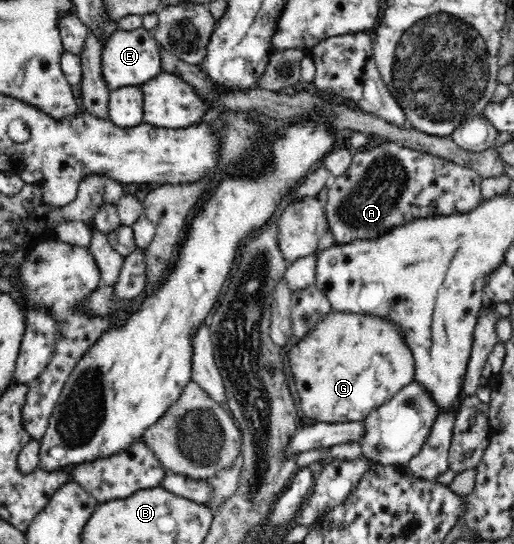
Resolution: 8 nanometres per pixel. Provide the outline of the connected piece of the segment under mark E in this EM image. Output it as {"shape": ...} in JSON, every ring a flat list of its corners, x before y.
{"shape":[[143,26,132,30,132,32,116,30,108,38,108,42,104,44,102,52,103,76,107,86,110,87,110,90,124,86,142,86,163,74,164,66,160,56,161,49,154,33,146,30]]}

